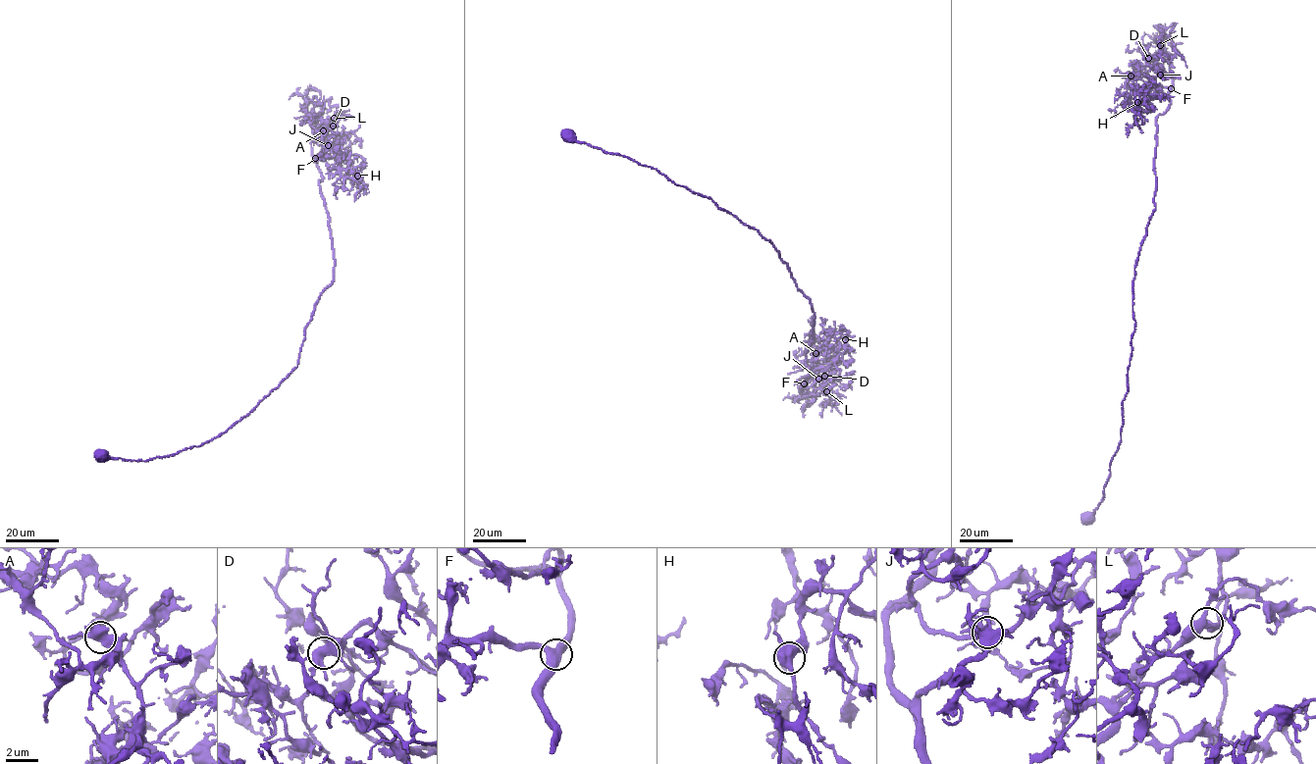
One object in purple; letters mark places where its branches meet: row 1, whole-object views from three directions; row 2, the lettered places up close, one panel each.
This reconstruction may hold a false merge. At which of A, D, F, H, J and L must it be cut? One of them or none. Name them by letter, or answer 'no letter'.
no letter

